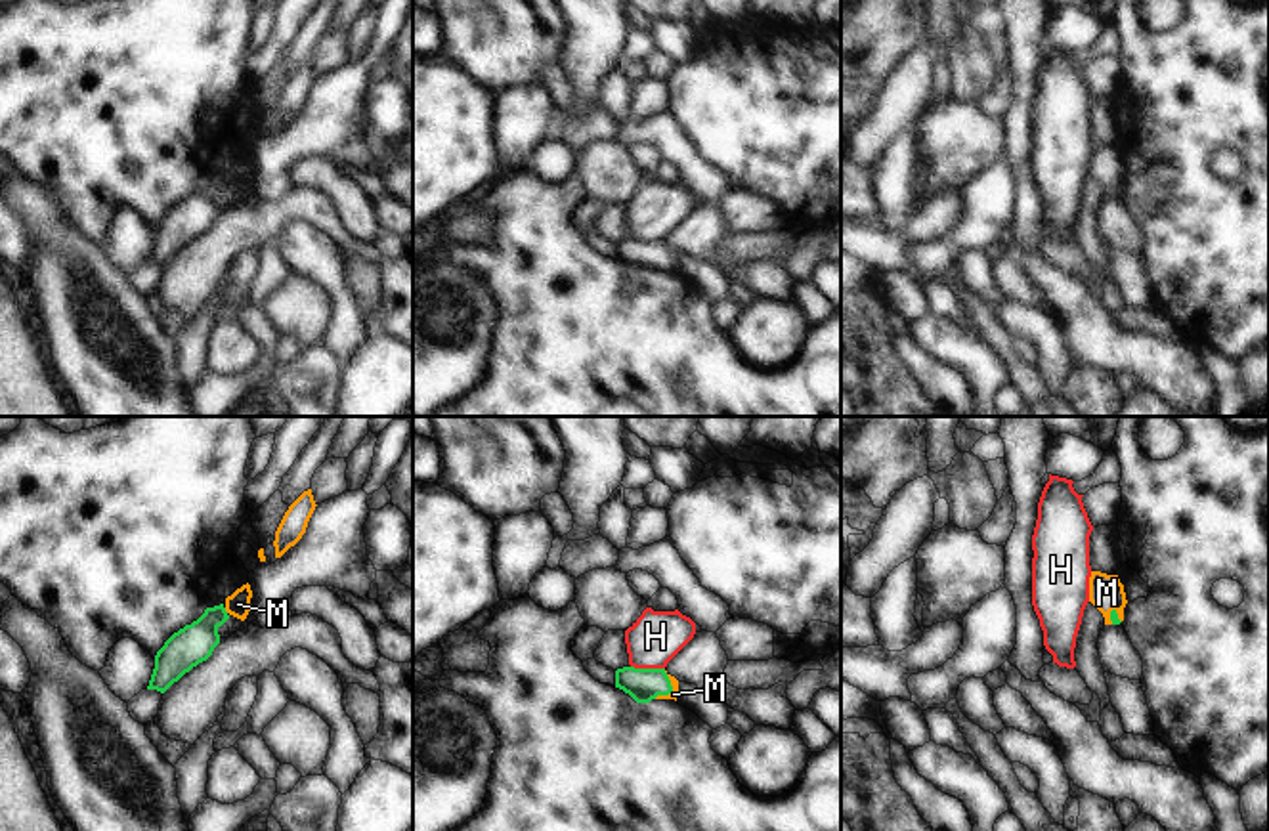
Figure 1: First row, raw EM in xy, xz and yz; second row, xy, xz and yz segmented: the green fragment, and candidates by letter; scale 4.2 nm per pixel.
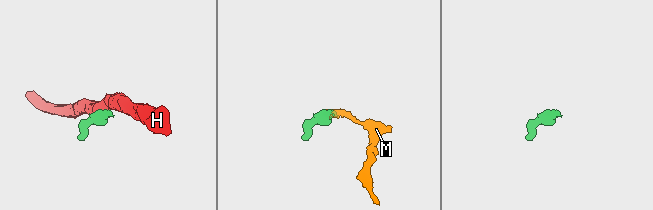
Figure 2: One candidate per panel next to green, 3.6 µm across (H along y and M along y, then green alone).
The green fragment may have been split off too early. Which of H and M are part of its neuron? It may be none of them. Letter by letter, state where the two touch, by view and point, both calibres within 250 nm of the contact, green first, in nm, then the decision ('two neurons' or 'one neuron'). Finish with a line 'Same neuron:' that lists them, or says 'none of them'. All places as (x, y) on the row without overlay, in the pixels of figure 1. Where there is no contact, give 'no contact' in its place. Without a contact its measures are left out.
H: contact xz (648, 241); calibres 140 and 220 nm; two neurons
M: contact xz (671, 262); calibres 140 and 40 nm; one neuron
Same neuron: M

